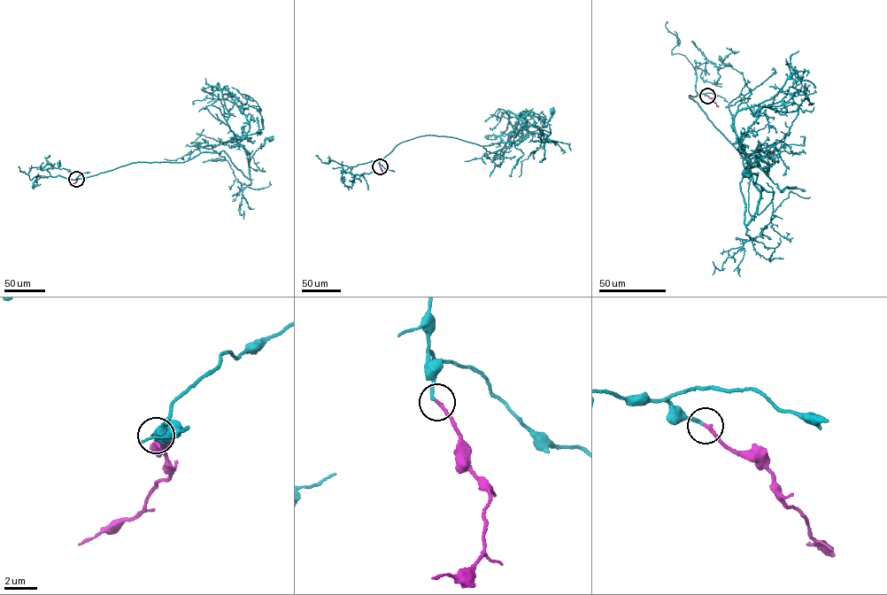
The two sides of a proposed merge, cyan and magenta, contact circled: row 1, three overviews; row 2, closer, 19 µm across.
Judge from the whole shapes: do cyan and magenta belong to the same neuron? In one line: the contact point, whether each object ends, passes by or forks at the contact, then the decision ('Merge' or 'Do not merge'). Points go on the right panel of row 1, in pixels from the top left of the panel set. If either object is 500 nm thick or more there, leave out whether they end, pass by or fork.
Place: (707, 96). At the ring cyan ends. At the ring magenta ends. Merge

